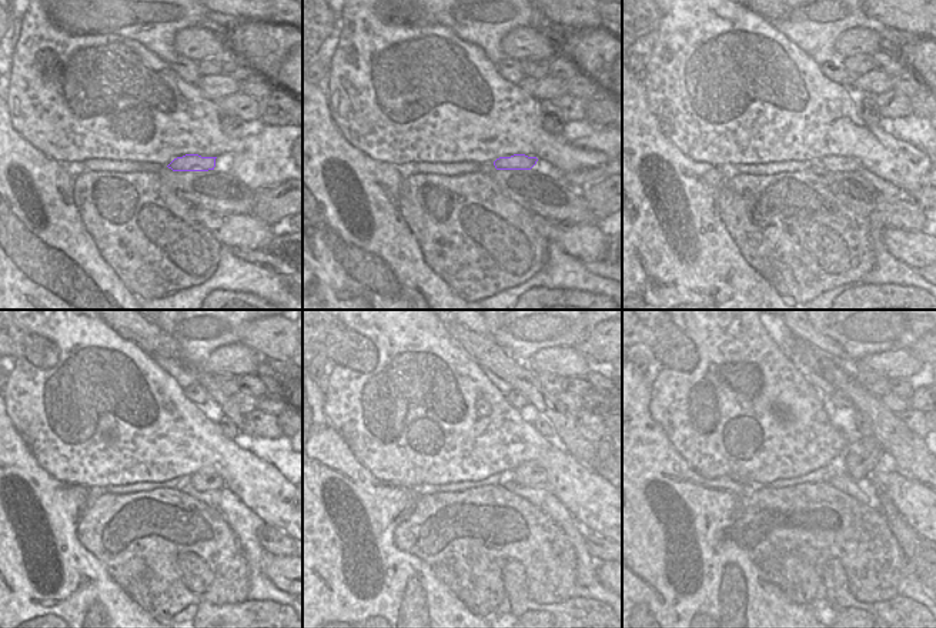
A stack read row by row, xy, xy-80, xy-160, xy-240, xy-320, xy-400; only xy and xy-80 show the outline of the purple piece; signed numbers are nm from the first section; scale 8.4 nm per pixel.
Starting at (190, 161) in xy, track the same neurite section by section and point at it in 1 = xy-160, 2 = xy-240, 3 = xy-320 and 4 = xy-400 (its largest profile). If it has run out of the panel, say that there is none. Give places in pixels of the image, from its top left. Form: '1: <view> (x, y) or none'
1: xy-160 (829, 163)
2: xy-240 (201, 480)
3: xy-320 (530, 474)
4: xy-400 (861, 458)

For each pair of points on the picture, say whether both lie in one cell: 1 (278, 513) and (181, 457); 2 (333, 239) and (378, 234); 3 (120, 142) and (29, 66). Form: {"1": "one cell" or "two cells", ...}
{"1": "one cell", "2": "one cell", "3": "one cell"}

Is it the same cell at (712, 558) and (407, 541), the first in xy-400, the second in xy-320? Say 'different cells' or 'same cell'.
different cells

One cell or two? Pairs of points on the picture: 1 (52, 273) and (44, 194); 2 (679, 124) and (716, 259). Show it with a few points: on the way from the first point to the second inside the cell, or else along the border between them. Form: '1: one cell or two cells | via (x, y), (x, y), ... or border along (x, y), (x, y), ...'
1: one cell | via (42, 253), (42, 233), (50, 221), (47, 214)
2: two cells | border along (664, 134), (689, 157), (719, 167)

